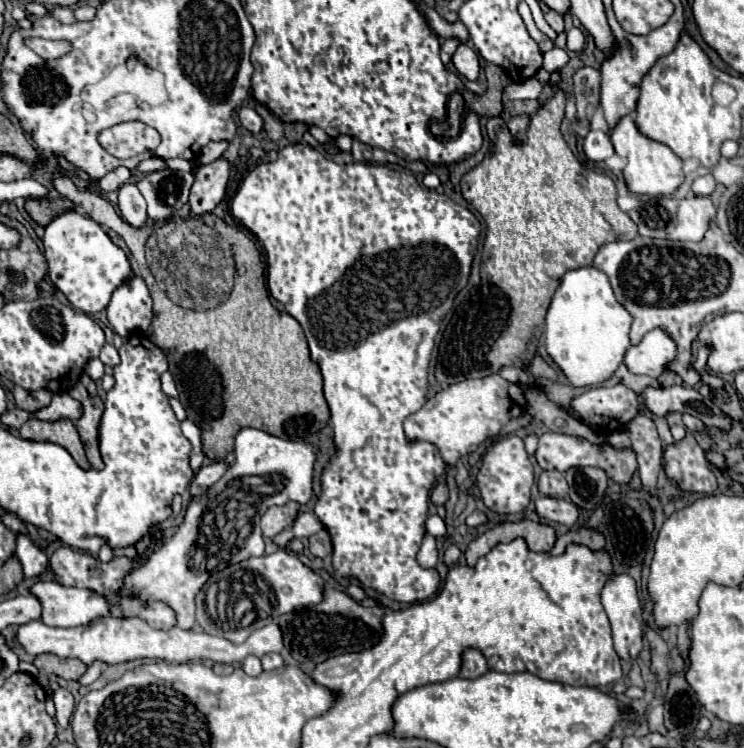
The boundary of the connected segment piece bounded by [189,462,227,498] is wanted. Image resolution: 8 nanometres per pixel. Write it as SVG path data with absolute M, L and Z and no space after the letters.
M211 462L211 464L201 466L201 470L195 474L195 478L191 482L191 490L189 490L191 492L191 498L199 496L209 486L213 486L225 474L225 468L227 468L225 462Z

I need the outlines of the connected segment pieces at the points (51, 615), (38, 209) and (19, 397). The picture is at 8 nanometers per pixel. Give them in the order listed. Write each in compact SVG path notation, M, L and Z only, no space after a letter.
M35 582L29 592L41 602L41 622L49 624L49 626L81 626L81 624L89 624L89 620L97 618L97 616L109 616L109 606L107 600L95 592L83 590L83 588L69 588L69 586L61 586L57 582Z
M29 198L25 202L25 210L27 214L39 224L39 226L47 226L49 222L53 222L55 216L67 212L67 210L75 210L75 204L67 198L59 198L59 200L47 200L47 198Z
M15 386L15 390L13 390L13 398L15 398L15 404L17 404L17 408L21 408L21 410L25 410L25 412L37 412L37 410L41 410L41 408L45 408L45 406L49 406L49 402L51 402L51 392L49 390L39 390L39 392L27 392L27 390L23 390L23 388L19 388L19 386Z

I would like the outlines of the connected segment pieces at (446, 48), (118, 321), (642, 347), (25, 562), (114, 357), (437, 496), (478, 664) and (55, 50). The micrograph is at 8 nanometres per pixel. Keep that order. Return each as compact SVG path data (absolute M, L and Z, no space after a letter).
M447 38L443 42L443 46L441 46L441 60L443 60L443 64L449 64L451 62L451 56L455 52L453 46L459 46L459 40L457 38Z
M133 270L133 276L127 278L115 292L107 306L109 326L115 334L127 338L133 332L145 332L153 318L153 302L145 280Z
M661 330L649 332L641 344L631 346L625 354L623 364L631 374L647 374L651 378L657 378L661 372L667 370L669 360L677 354L677 348L669 336Z
M17 534L15 556L19 558L19 562L21 562L21 566L23 566L25 578L37 578L37 576L41 576L41 574L47 570L47 566L49 566L49 558L29 540L27 534Z
M105 344L103 346L103 350L101 350L101 354L99 354L99 360L105 364L105 366L117 366L119 364L119 354L117 354L117 350L115 350L115 346L113 344Z
M439 482L439 484L431 490L431 502L433 502L435 506L439 506L439 504L445 504L447 498L449 498L449 488L447 488L445 482Z
M467 648L461 654L461 672L459 672L461 678L479 678L487 670L489 670L487 668L487 660L485 660L485 656L479 650Z
M25 38L25 44L45 60L59 58L59 56L67 54L71 48L69 42L53 42L53 40L43 40L43 38Z

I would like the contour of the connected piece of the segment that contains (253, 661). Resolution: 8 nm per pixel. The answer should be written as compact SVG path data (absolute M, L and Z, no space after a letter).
M247 656L245 662L243 662L243 670L249 674L249 676L259 676L263 672L261 668L261 660L257 656Z

